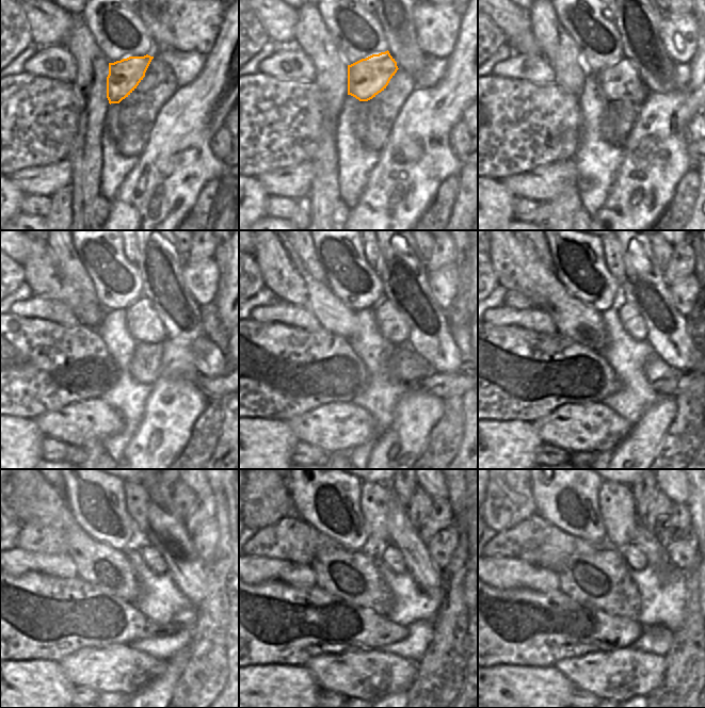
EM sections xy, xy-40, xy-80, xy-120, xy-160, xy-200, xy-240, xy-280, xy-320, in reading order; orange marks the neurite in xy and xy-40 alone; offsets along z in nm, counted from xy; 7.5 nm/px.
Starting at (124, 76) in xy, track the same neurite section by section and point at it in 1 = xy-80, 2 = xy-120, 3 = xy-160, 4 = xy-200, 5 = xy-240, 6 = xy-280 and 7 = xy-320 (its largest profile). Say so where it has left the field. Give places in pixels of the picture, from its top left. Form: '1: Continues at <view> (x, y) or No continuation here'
1: Continues at xy-80 (621, 81)
2: Continues at xy-120 (144, 324)
3: Continues at xy-160 (390, 323)
4: Continues at xy-200 (631, 320)
5: Continues at xy-240 (153, 558)
6: Continues at xy-280 (393, 558)
7: Continues at xy-320 (636, 560).

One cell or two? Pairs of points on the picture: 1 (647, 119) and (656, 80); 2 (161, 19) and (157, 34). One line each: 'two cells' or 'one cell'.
1: two cells
2: one cell

